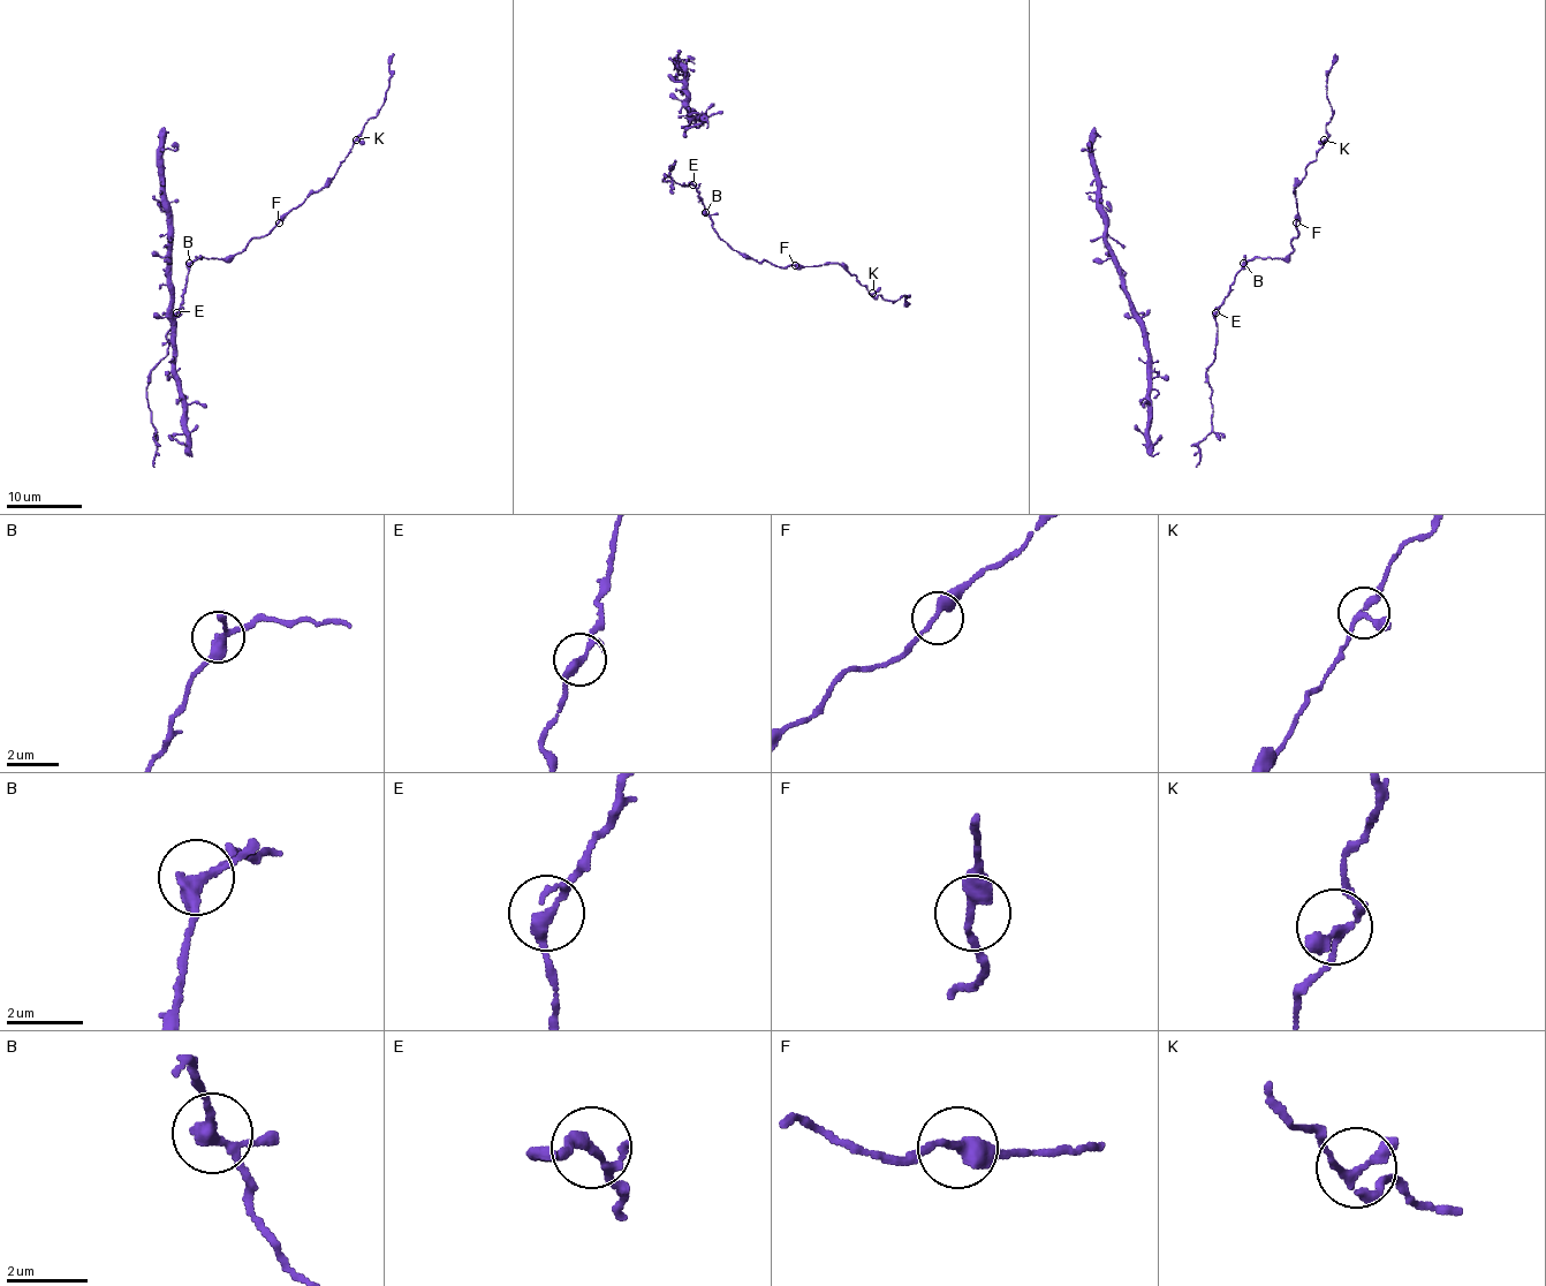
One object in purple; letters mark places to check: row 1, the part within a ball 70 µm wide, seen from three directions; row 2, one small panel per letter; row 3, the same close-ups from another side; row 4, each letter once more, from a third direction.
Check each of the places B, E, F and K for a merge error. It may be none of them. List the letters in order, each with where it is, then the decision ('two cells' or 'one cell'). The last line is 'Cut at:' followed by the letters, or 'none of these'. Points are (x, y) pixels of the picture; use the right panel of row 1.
B: at (1243, 263); one cell
E: at (1215, 312); one cell
F: at (1296, 222); one cell
K: at (1324, 140); one cell
Cut at: none of these

